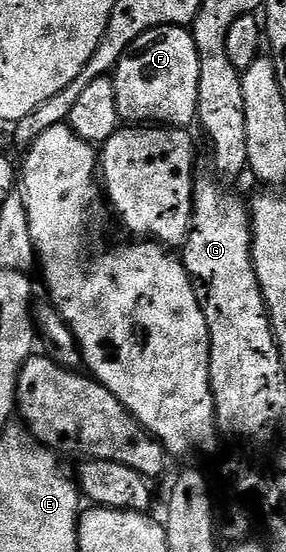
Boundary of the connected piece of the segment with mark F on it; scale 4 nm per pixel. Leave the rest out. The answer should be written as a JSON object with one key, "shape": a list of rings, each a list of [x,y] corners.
{"shape":[[[156,26],[139,36],[117,61],[117,69],[111,74],[115,84],[115,96],[122,123],[160,124],[189,128],[198,121],[199,104],[199,52],[195,48],[192,33],[184,26]]]}

